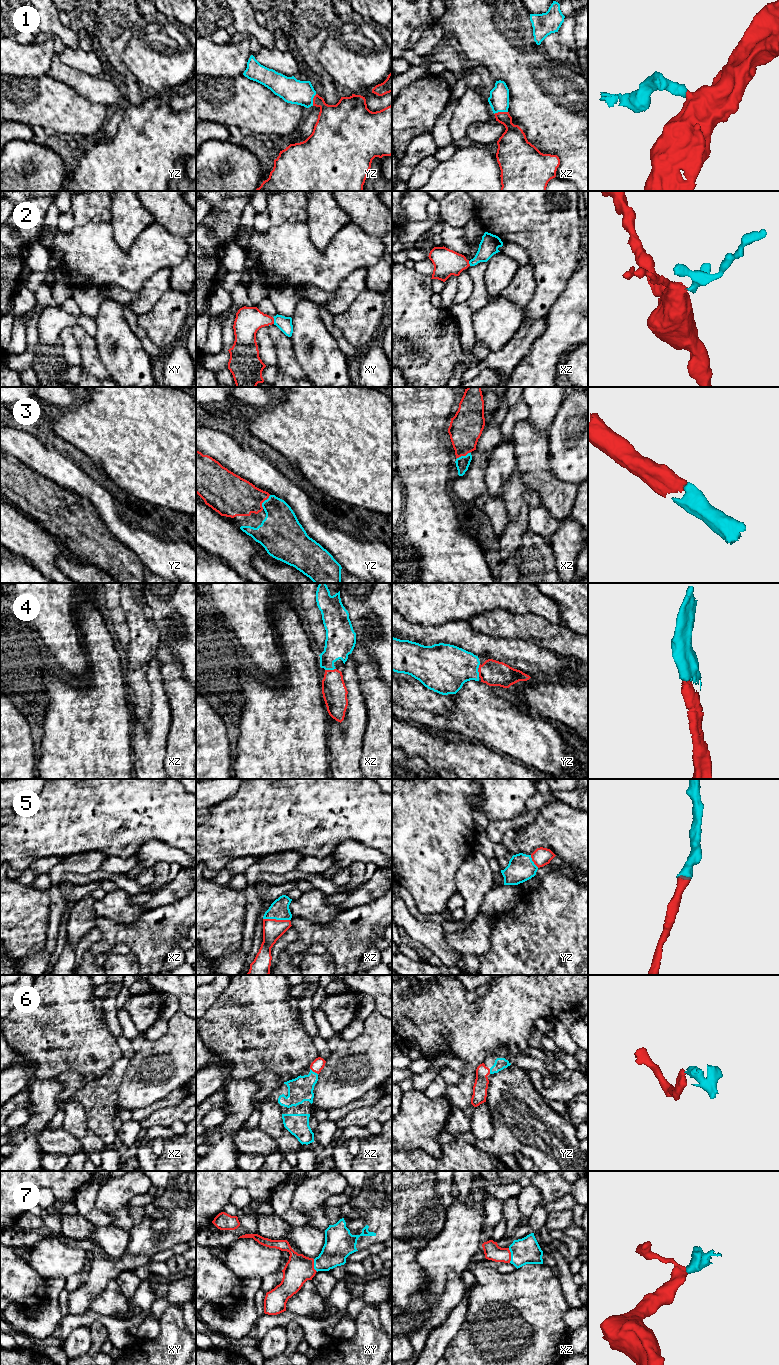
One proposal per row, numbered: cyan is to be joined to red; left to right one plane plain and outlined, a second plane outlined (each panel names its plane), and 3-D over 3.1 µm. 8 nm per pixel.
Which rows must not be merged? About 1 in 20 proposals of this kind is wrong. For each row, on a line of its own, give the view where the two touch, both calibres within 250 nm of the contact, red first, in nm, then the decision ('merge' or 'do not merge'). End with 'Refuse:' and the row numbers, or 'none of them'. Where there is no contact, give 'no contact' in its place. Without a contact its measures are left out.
1: xz | 200/160 nm | merge
2: xy | 220/110 nm | merge
3: yz | 320/300 nm | merge
4: xz | 200/240 nm | merge
5: xz | 170/160 nm | merge
6: xz | 100/200 nm | merge
7: xz | 140/220 nm | merge
Refuse: none of them

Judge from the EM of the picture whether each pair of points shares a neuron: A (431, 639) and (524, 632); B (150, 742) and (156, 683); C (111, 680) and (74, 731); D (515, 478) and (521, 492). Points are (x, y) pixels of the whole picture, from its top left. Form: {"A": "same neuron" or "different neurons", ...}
{"A": "different neurons", "B": "same neuron", "C": "same neuron", "D": "same neuron"}

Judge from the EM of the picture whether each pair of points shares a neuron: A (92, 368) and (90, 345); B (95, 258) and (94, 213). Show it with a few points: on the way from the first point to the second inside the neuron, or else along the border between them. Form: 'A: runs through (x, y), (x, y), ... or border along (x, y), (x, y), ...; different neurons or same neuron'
A: runs through (90, 362), (90, 351); same neuron
B: border along (107, 219), (76, 225); different neurons

